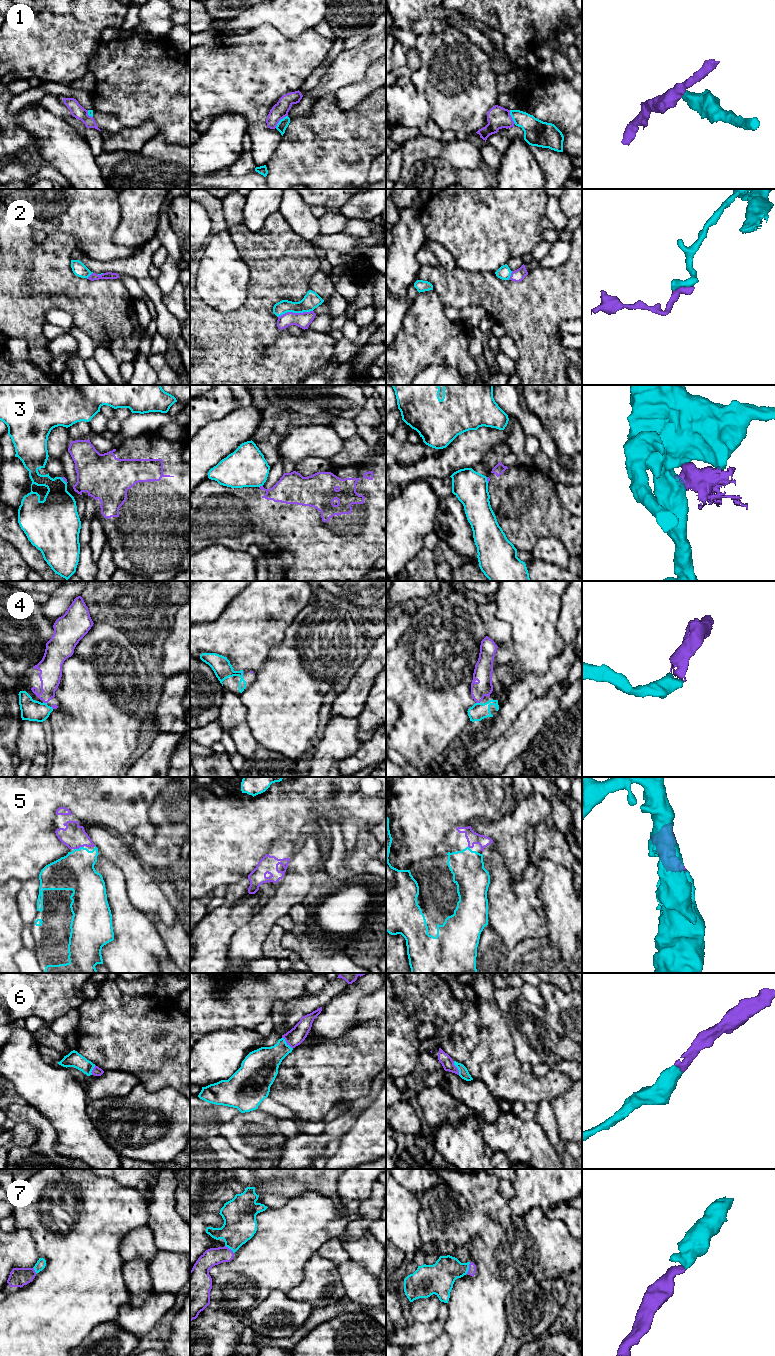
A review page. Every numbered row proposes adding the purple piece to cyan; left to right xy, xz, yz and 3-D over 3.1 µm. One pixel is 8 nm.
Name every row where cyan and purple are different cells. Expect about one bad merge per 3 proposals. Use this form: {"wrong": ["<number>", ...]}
{"wrong": ["1", "2", "3"]}

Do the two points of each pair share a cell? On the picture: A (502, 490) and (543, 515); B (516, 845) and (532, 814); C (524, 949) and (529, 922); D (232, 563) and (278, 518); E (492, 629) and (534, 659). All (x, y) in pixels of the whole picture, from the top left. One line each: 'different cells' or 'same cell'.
A: same cell
B: same cell
C: different cells
D: different cells
E: different cells

